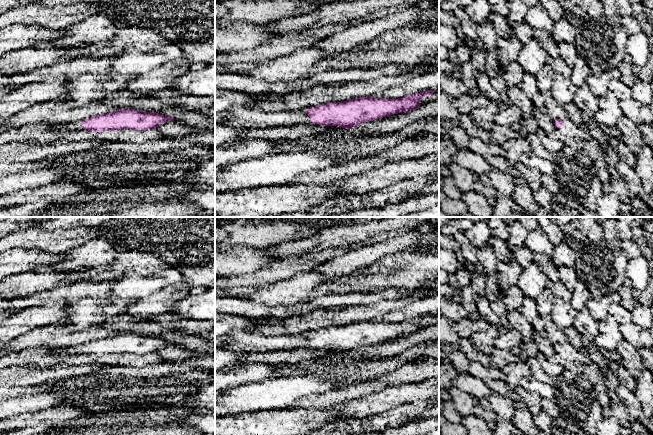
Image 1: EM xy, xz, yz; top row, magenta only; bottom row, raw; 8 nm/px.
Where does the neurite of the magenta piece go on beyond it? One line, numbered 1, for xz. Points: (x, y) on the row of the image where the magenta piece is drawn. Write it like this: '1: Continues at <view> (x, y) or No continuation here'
1: Continues at xz (307, 121)

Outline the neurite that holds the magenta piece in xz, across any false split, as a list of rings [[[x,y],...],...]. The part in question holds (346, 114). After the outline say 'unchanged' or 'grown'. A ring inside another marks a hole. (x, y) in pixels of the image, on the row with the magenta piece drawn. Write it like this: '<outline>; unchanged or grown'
[[[428,90],[398,99],[374,98],[373,96],[349,99],[347,101],[321,104],[304,109],[307,117],[302,125],[325,125],[352,128],[363,122],[407,112],[420,106],[423,96],[438,90]]]; grown

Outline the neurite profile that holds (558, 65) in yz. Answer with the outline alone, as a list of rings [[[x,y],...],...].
[[[548,56],[547,58],[547,65],[551,67],[551,69],[558,74],[561,74],[565,78],[570,78],[572,75],[572,68],[569,67],[565,61],[558,57],[558,58],[552,58]]]

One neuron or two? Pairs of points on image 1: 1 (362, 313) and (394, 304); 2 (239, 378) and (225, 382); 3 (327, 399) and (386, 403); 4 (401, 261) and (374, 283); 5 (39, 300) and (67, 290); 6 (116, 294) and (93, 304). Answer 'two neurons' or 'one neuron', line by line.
1: one neuron
2: one neuron
3: two neurons
4: one neuron
5: one neuron
6: two neurons

